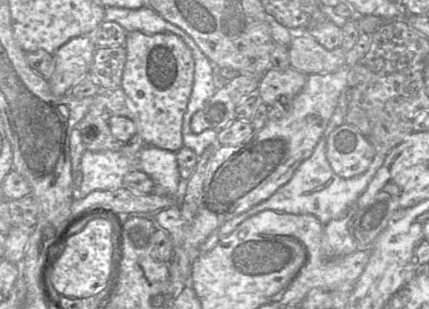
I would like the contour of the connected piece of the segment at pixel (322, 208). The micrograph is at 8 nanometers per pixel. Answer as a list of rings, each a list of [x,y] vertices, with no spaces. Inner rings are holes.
[[[345,89],[341,93],[334,114],[311,156],[302,162],[292,178],[268,199],[221,225],[217,230],[220,239],[232,233],[247,218],[264,210],[273,210],[288,214],[312,214],[325,225],[331,220],[342,217],[352,207],[360,195],[366,190],[378,169],[383,165],[386,155],[376,153],[367,171],[357,177],[341,178],[332,170],[326,157],[327,139],[336,127],[346,122],[349,102],[350,91]]]

